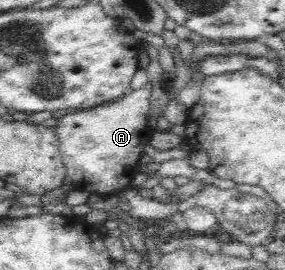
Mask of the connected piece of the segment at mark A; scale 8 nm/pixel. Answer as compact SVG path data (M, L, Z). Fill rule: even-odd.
M151 83L135 89L117 100L99 106L63 113L54 127L66 175L75 190L88 192L92 198L104 198L131 187L133 176L145 160L144 148L154 130L147 125L151 102Z

